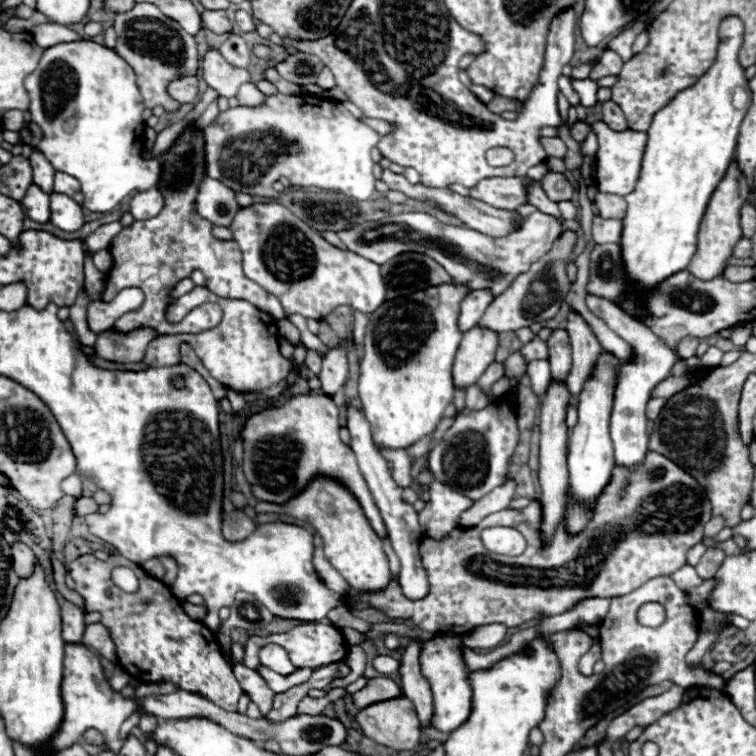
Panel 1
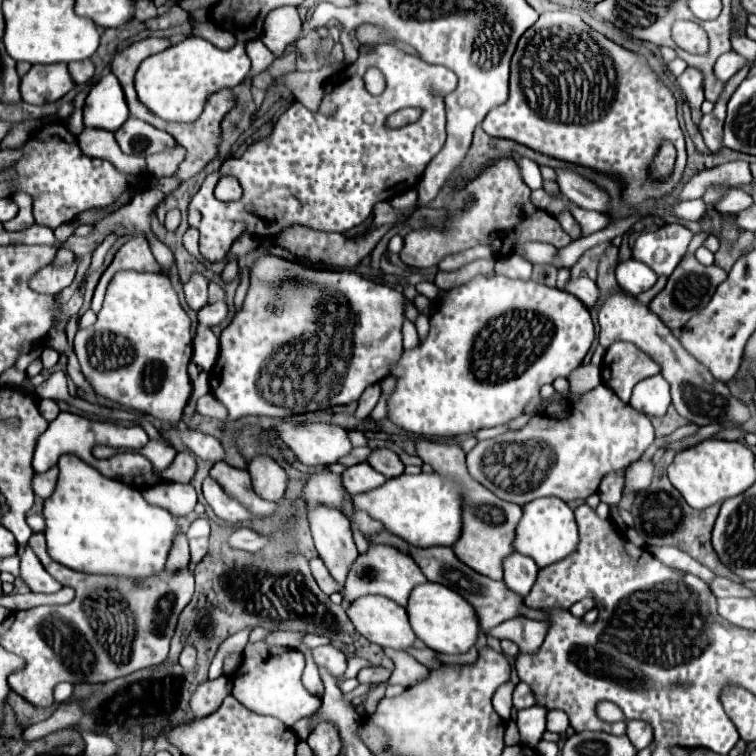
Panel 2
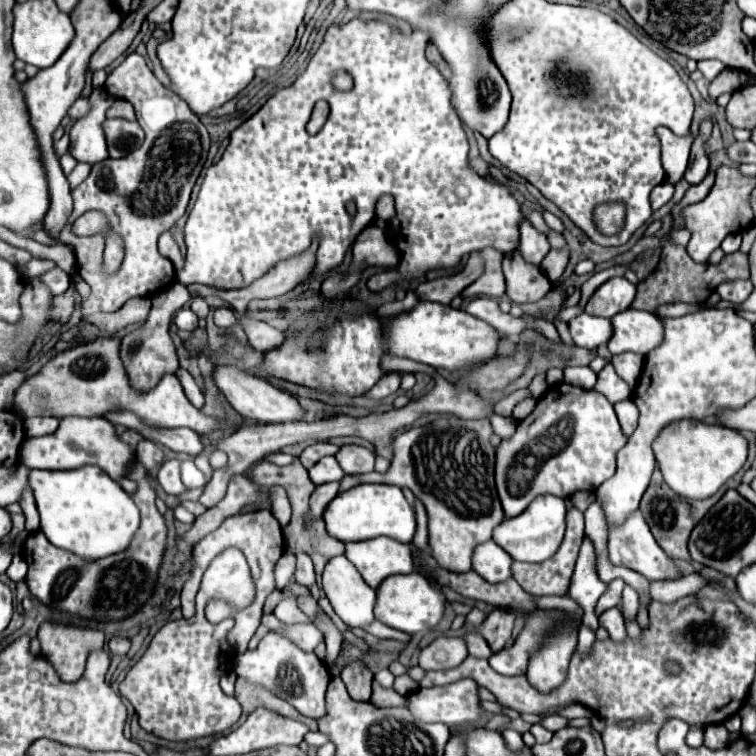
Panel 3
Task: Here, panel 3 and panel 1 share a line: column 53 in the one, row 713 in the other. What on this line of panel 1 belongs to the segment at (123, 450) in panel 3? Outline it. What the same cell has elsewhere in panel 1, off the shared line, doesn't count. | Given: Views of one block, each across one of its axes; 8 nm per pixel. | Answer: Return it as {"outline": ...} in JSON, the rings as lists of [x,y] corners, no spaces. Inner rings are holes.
{"outline":[[[440,634],[428,644],[424,644],[420,652],[420,668],[434,696],[434,728],[440,732],[456,730],[470,716],[470,706],[472,706],[472,688],[468,684],[470,670],[464,664],[462,648],[464,648],[464,642],[460,636]]]}

